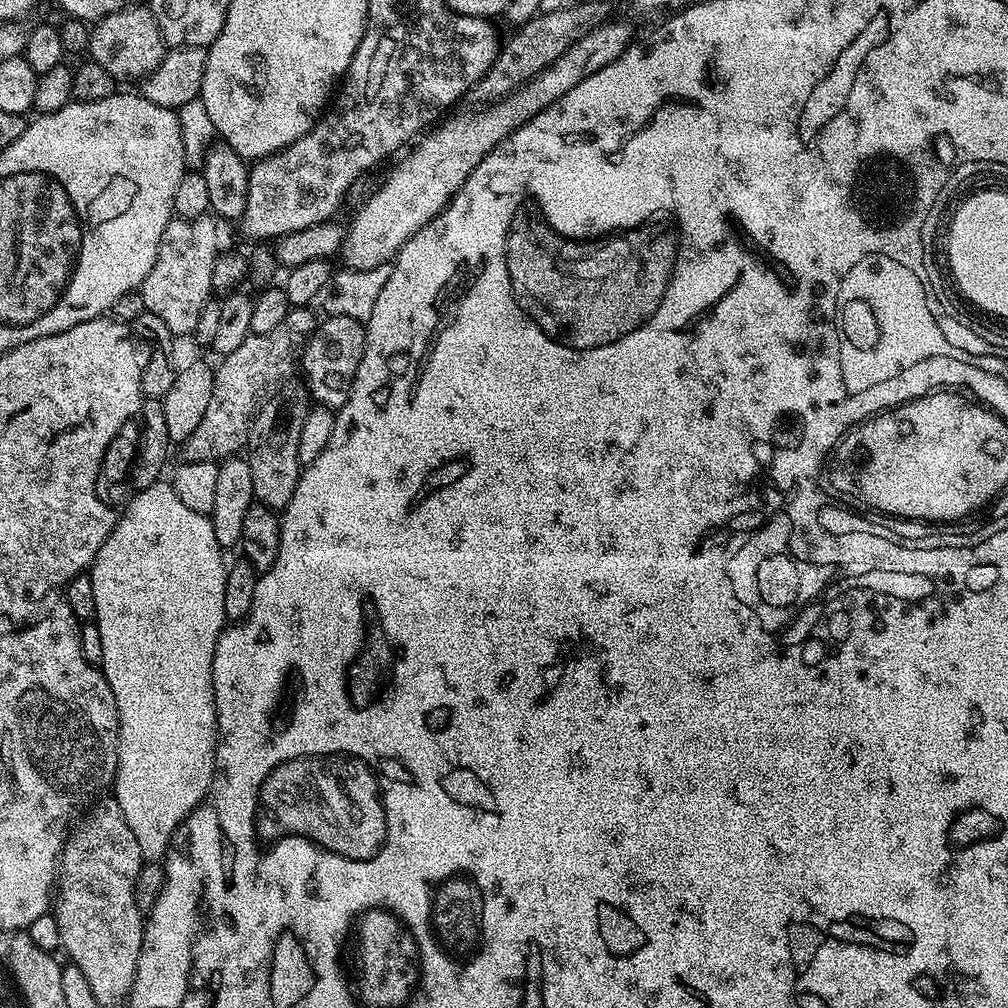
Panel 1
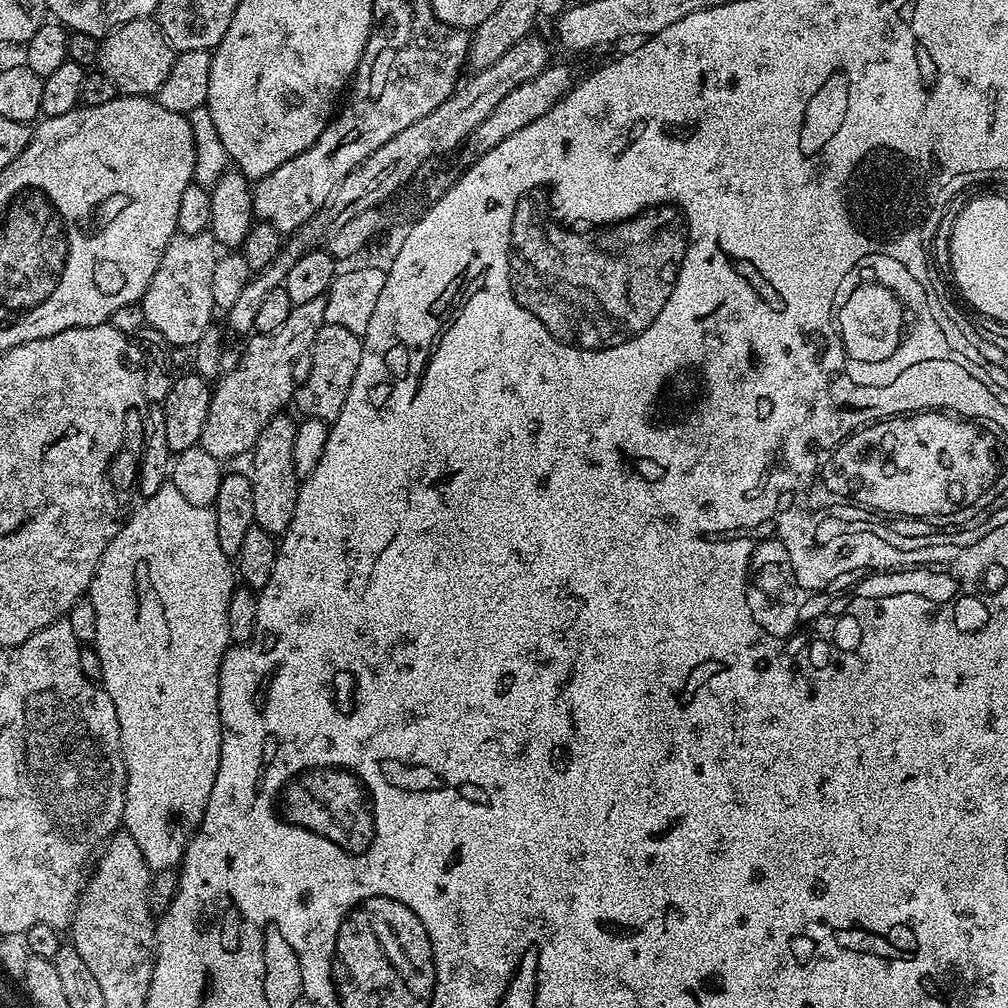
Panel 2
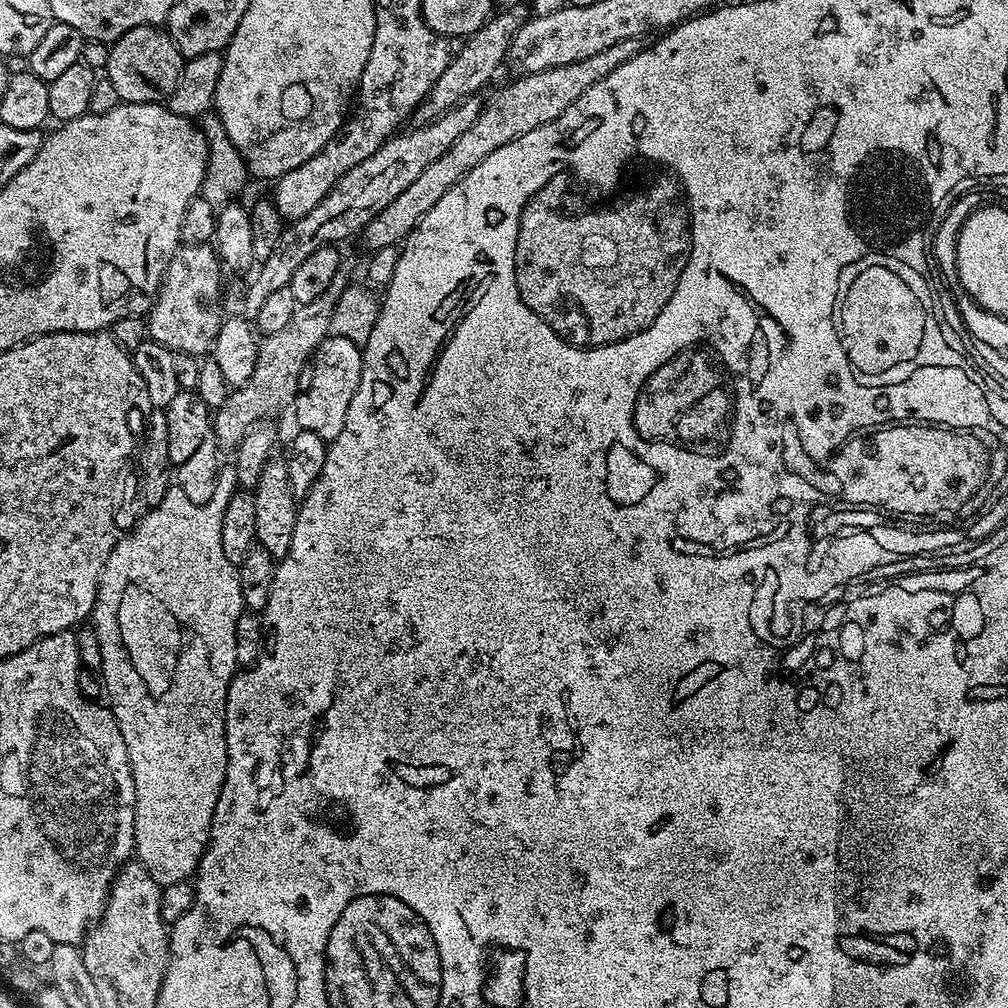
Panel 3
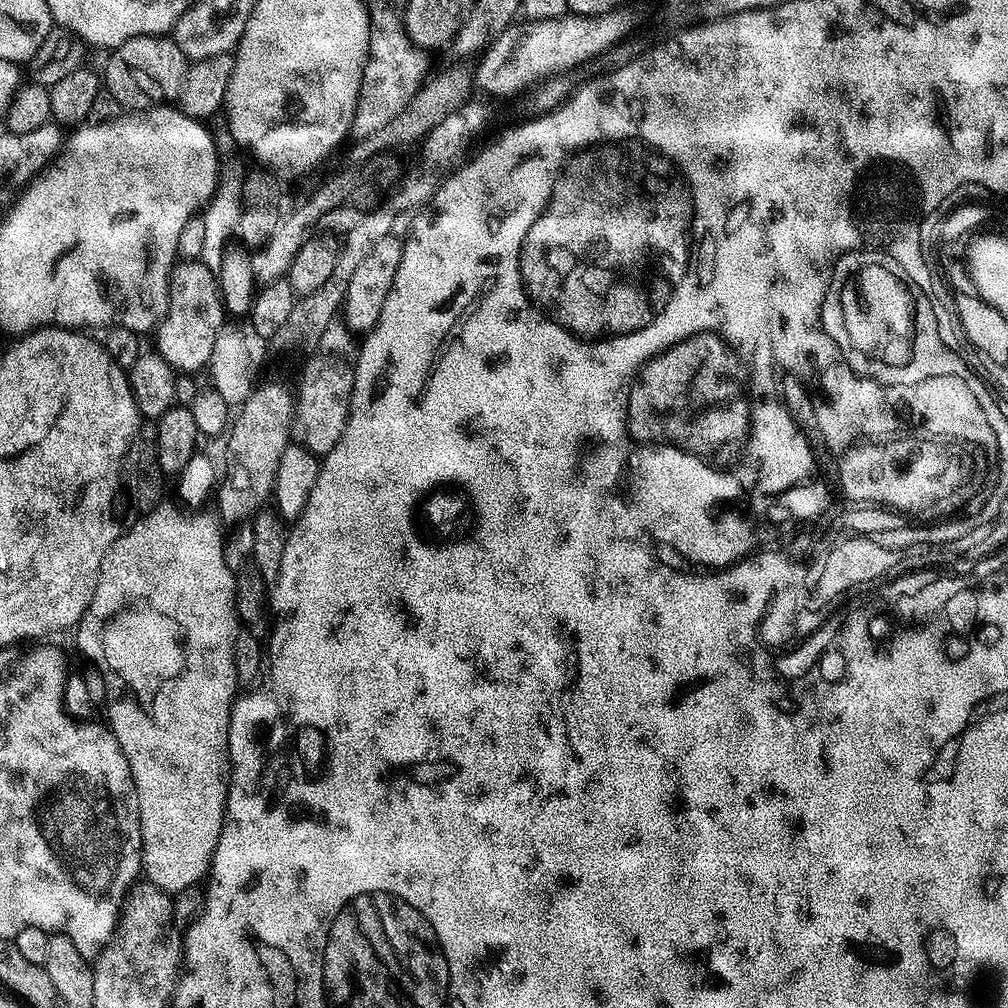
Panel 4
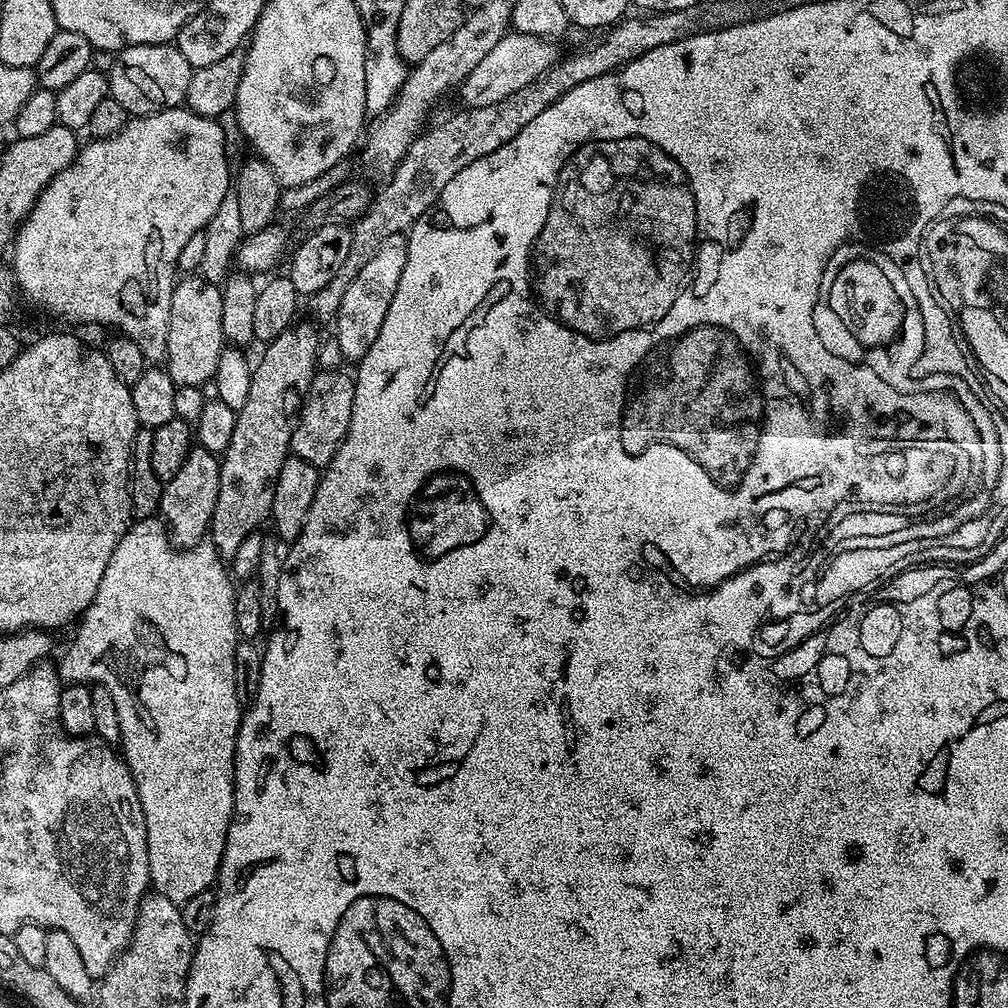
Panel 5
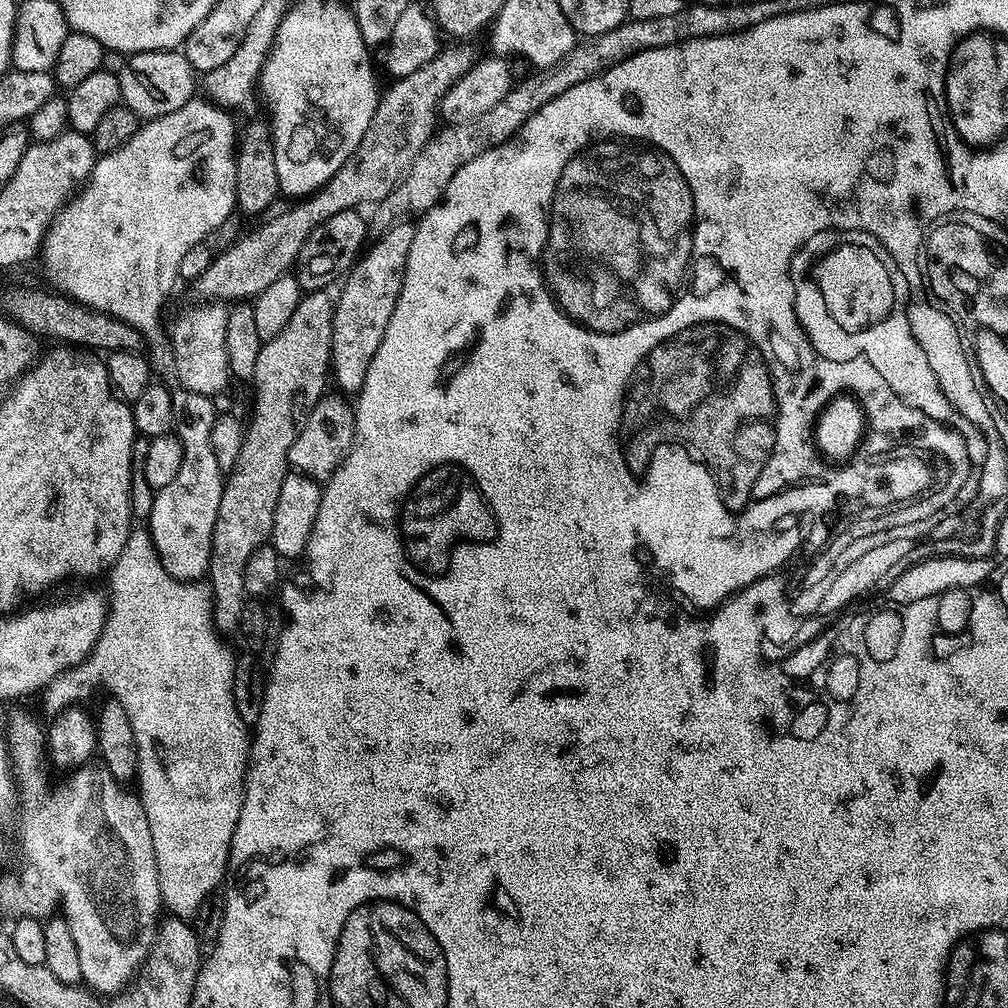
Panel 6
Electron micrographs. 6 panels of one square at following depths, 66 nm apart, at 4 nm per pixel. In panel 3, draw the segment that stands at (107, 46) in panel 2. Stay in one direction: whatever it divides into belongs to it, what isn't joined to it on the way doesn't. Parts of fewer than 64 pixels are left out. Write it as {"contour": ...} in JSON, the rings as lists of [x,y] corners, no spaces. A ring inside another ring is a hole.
{"contour":[[[147,24],[134,30],[126,30],[111,41],[108,52],[106,79],[118,90],[118,98],[126,104],[159,104],[167,101],[176,88],[180,72],[186,60],[168,37],[163,27]]]}

